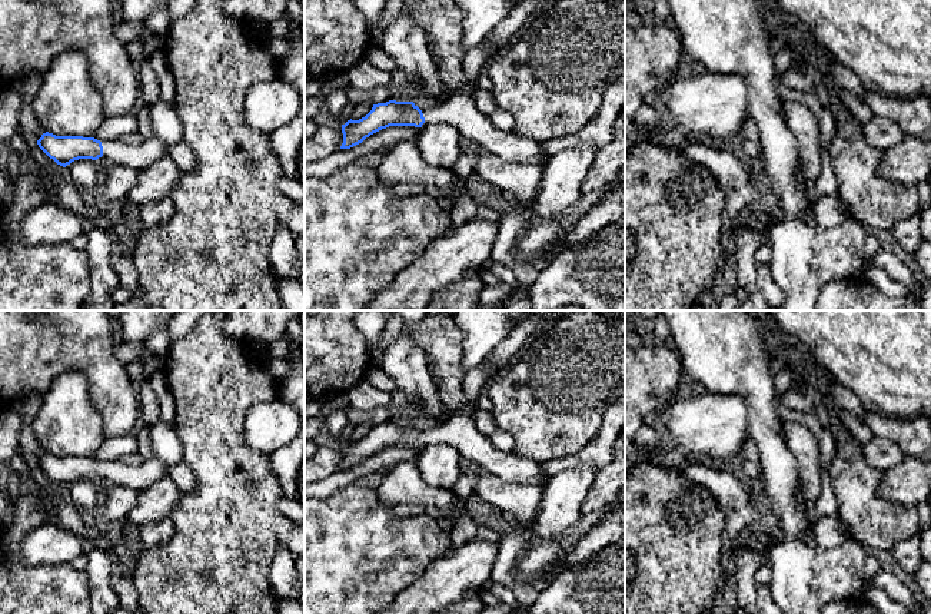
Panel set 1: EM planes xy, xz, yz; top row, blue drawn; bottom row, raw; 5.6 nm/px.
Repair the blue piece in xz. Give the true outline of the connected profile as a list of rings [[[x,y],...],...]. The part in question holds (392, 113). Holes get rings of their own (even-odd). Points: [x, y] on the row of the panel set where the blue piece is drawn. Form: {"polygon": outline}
{"polygon": [[[483,42],[463,54],[463,87],[450,94],[442,104],[420,110],[413,102],[389,100],[373,104],[372,110],[359,120],[348,120],[342,125],[343,143],[340,149],[350,149],[362,143],[370,135],[389,126],[422,127],[428,123],[448,123],[462,137],[481,145],[489,153],[508,162],[528,162],[543,166],[548,155],[541,143],[516,133],[498,130],[491,116],[481,113],[473,103],[478,76],[495,60],[502,50],[492,52]]]}

